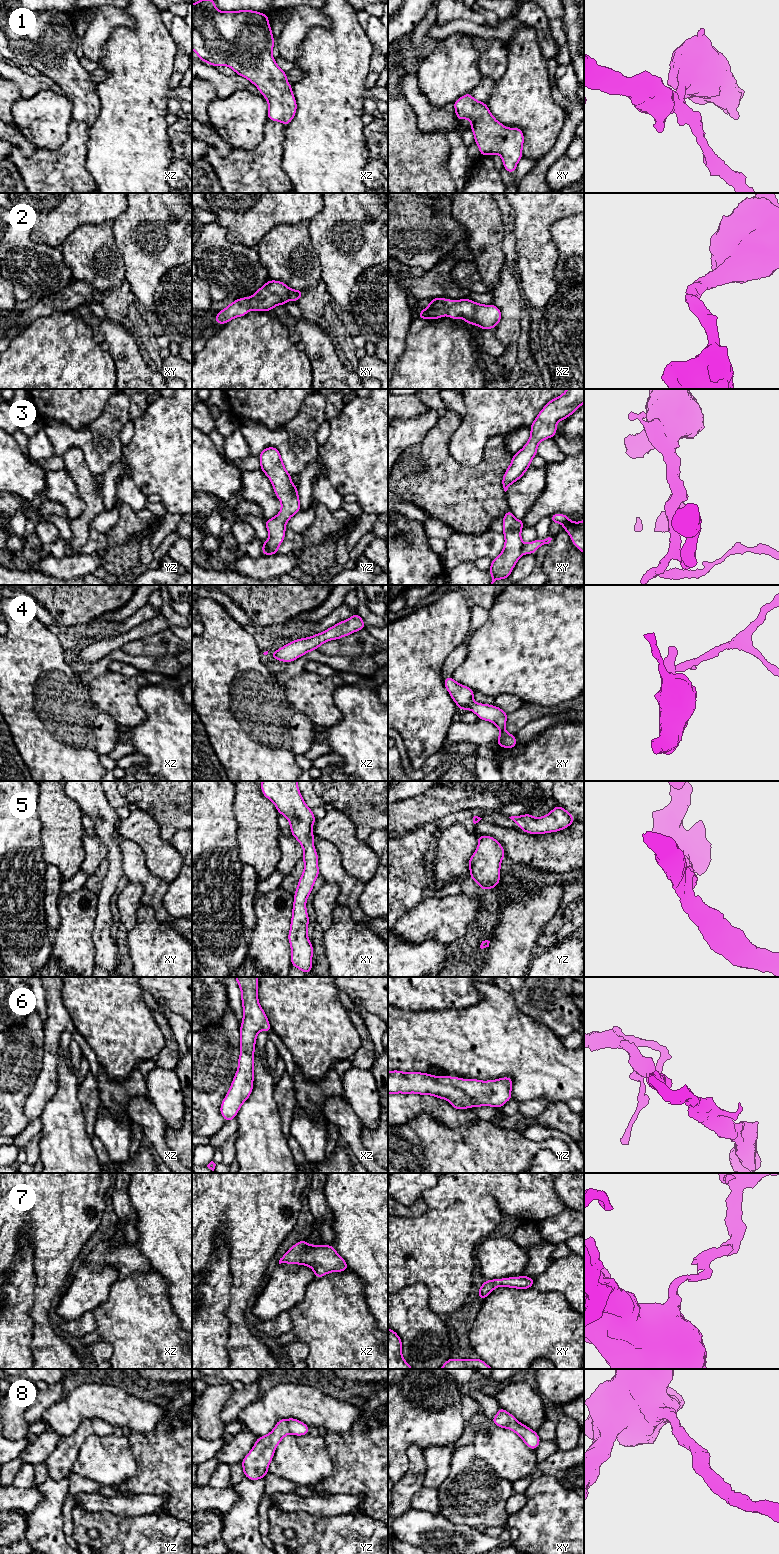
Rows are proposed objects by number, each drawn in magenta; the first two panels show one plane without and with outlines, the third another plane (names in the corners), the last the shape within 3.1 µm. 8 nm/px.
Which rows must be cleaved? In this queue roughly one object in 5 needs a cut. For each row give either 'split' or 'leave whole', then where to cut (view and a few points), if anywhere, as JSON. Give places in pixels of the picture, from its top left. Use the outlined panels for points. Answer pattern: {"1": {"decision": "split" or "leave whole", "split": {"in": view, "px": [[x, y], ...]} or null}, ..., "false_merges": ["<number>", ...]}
{"1": {"decision": "leave whole", "split": null}, "2": {"decision": "leave whole", "split": null}, "3": {"decision": "split", "split": {"in": "xy", "px": [[524, 544], [522, 553]]}}, "4": {"decision": "leave whole", "split": null}, "5": {"decision": "leave whole", "split": null}, "6": {"decision": "leave whole", "split": null}, "7": {"decision": "leave whole", "split": null}, "8": {"decision": "leave whole", "split": null}, "false_merges": ["3"]}

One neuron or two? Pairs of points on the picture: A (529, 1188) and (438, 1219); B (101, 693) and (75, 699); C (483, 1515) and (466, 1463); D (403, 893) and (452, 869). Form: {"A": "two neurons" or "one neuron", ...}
{"A": "two neurons", "B": "two neurons", "C": "one neuron", "D": "two neurons"}

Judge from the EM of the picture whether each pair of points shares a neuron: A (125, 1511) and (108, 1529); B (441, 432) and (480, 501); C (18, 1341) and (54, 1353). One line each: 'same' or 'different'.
A: different
B: same
C: different

